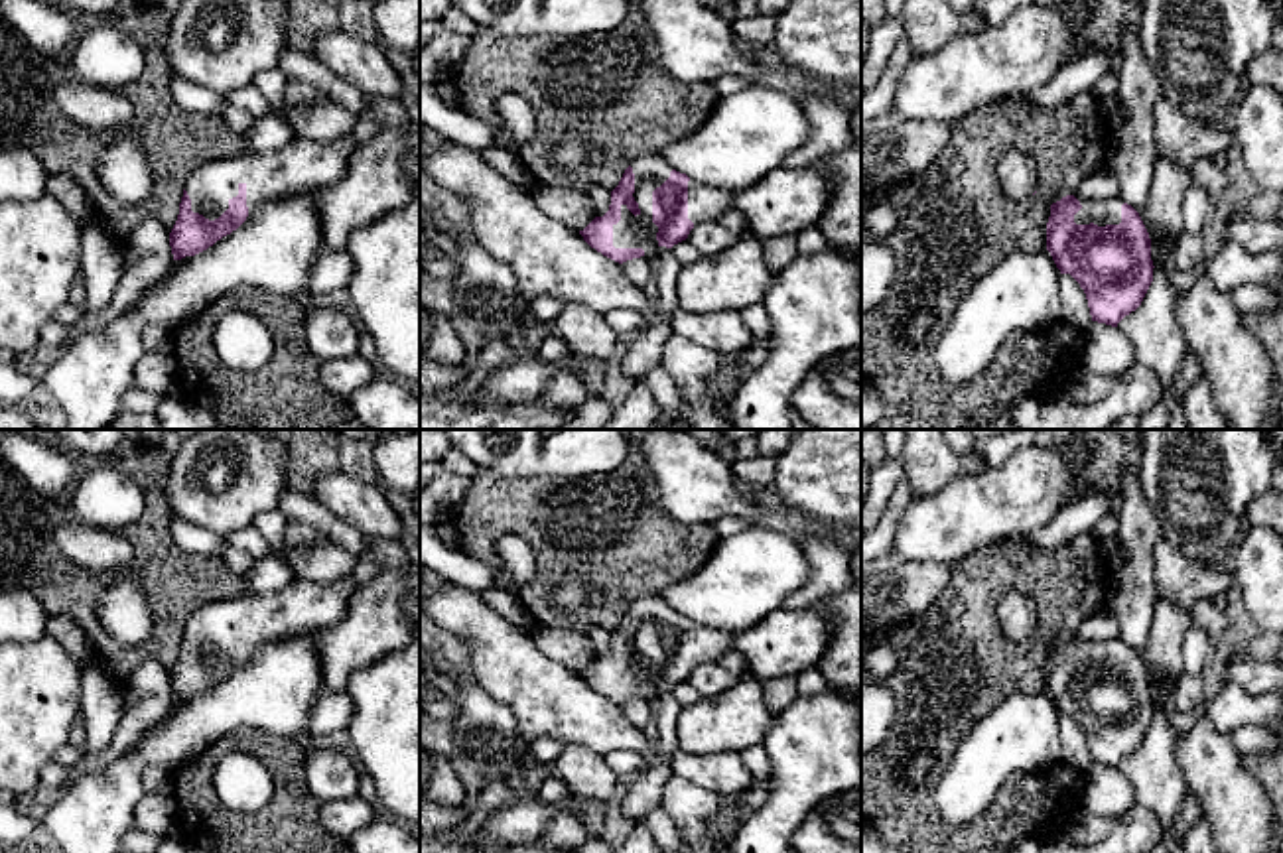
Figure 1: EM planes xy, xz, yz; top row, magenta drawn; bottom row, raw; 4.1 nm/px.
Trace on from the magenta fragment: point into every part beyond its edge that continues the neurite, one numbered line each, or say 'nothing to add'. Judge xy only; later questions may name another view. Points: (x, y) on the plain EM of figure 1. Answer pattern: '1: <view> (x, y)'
1: xy (300, 607)

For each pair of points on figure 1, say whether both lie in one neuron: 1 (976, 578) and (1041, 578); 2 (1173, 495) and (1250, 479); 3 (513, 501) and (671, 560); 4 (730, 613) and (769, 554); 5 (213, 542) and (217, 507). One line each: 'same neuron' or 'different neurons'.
1: same neuron
2: same neuron
3: same neuron
4: same neuron
5: different neurons

